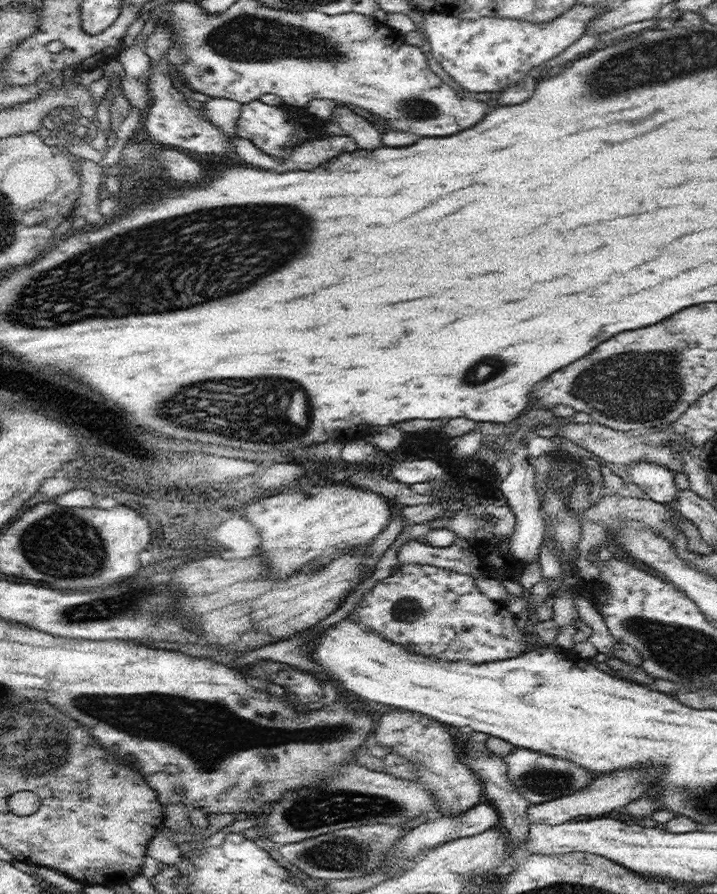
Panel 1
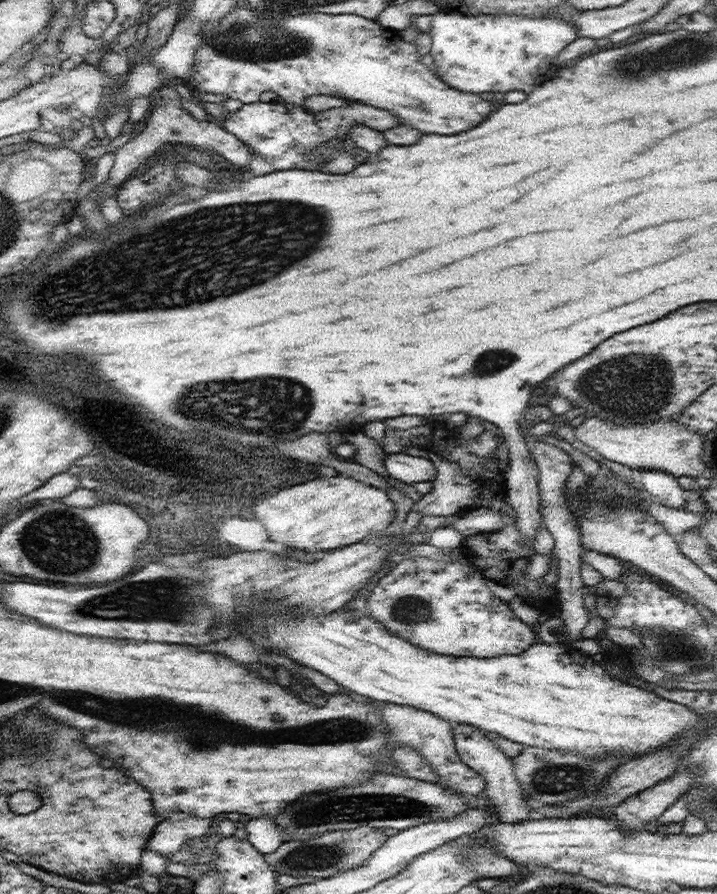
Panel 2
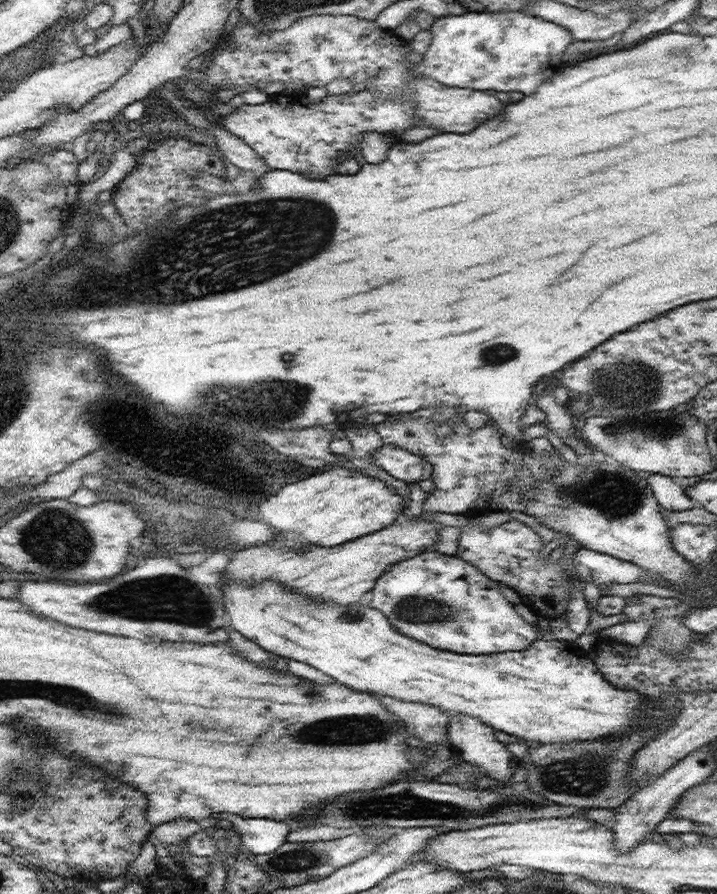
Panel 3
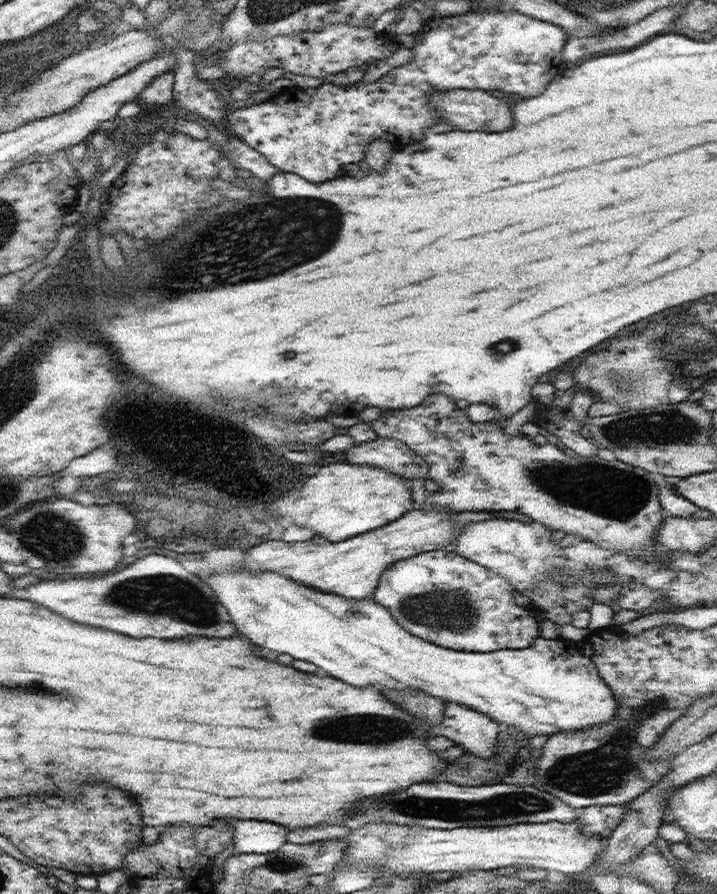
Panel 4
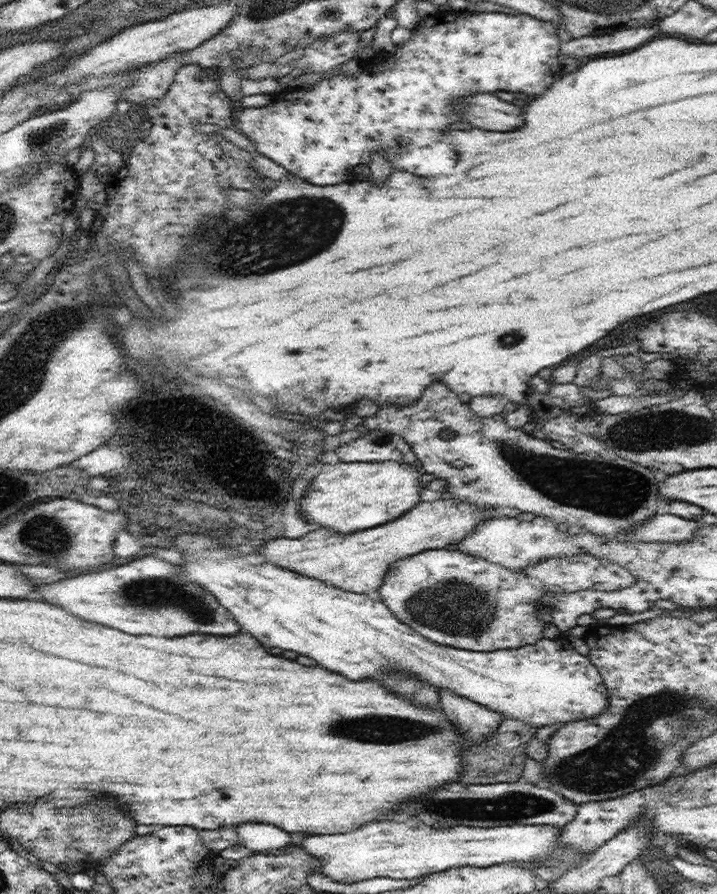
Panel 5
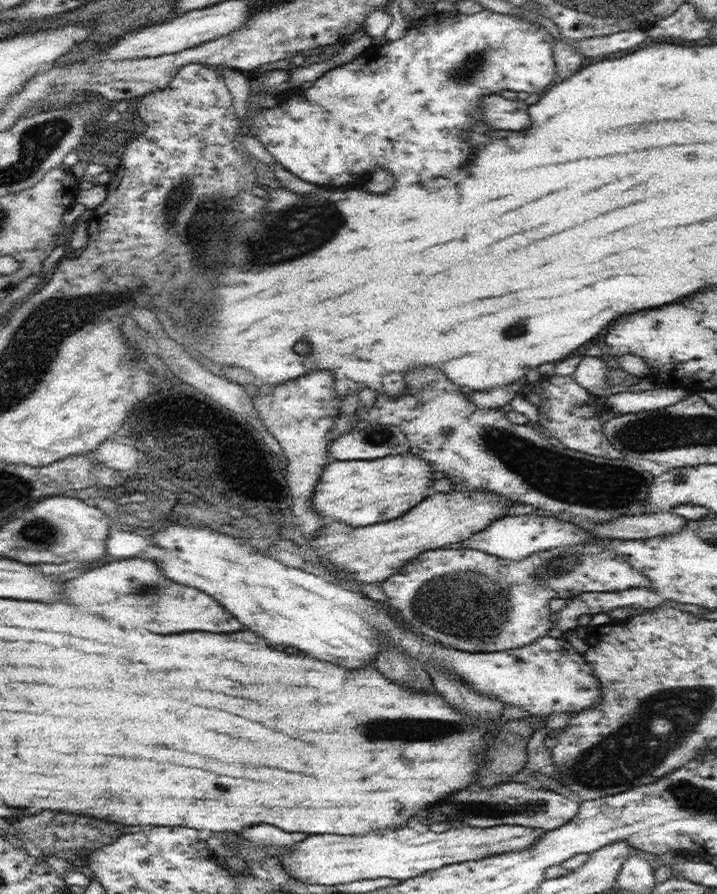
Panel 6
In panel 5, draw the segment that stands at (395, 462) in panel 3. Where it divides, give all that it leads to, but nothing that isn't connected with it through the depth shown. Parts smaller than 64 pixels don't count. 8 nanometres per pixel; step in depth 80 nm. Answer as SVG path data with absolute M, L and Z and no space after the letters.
M381 428L369 429L350 443L333 447L341 461L344 462L384 462L394 460L400 464L413 464L417 470L423 470L412 447L397 434L386 432Z

